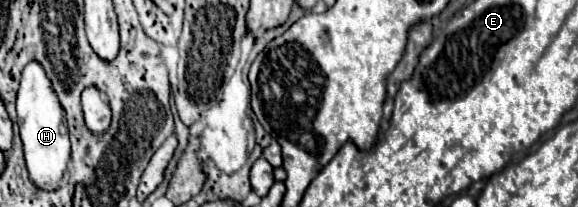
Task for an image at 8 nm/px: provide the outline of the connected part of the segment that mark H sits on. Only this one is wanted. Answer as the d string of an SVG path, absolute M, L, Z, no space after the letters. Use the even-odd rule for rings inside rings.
M30 61L22 71L16 111L18 111L20 137L24 143L26 167L30 171L32 181L36 183L36 187L56 189L66 173L66 165L70 159L70 137L68 137L66 113L52 89L50 79L46 77L44 67L38 61Z

